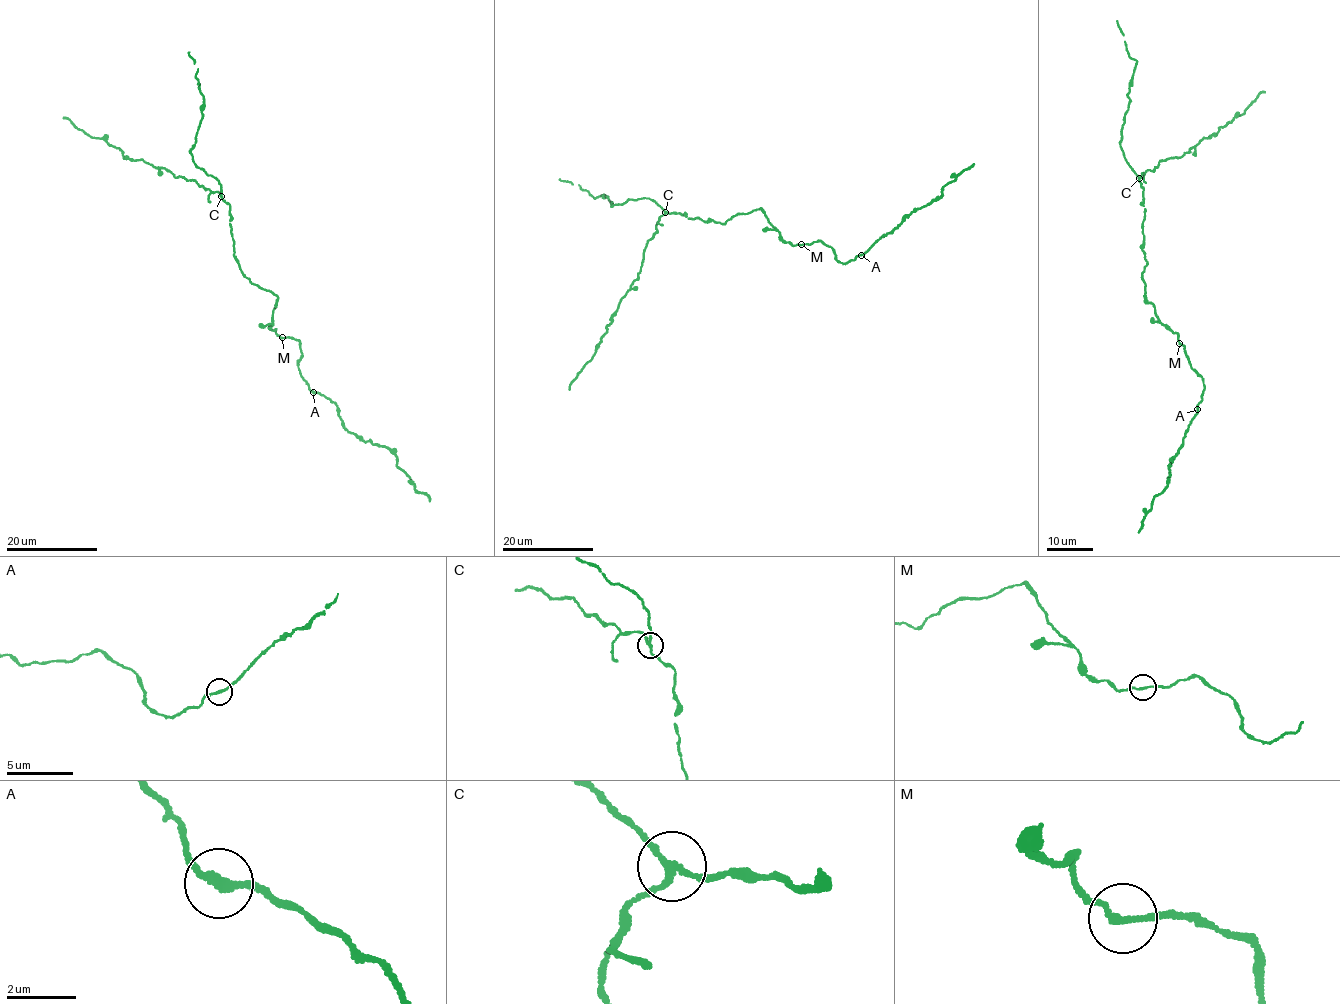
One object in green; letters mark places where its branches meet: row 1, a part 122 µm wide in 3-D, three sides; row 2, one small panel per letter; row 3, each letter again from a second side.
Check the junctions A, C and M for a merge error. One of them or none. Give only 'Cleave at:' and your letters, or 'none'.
Cleave at: C

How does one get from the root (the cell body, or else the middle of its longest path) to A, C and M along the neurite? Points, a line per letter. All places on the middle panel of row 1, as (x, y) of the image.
A: (752, 212), (762, 209), (780, 237), (794, 246), (820, 241), (832, 248), (839, 262), (846, 264), (861, 255)
C: (752, 212), (739, 213), (722, 224), (665, 211)
M: (752, 212), (762, 209), (780, 237), (794, 246), (801, 244)

